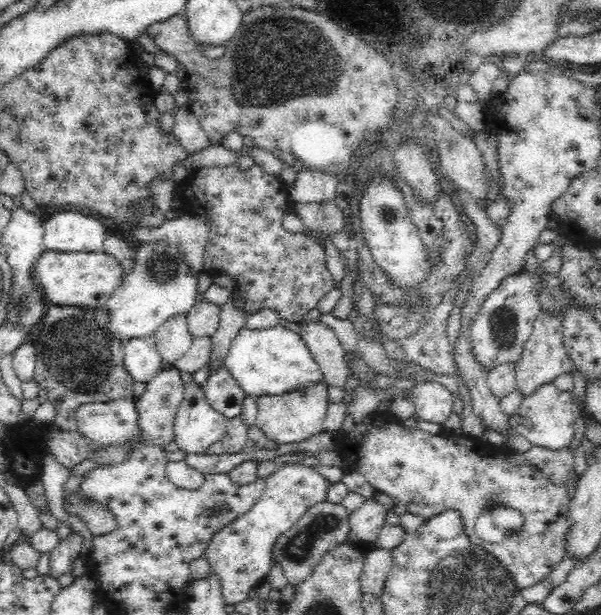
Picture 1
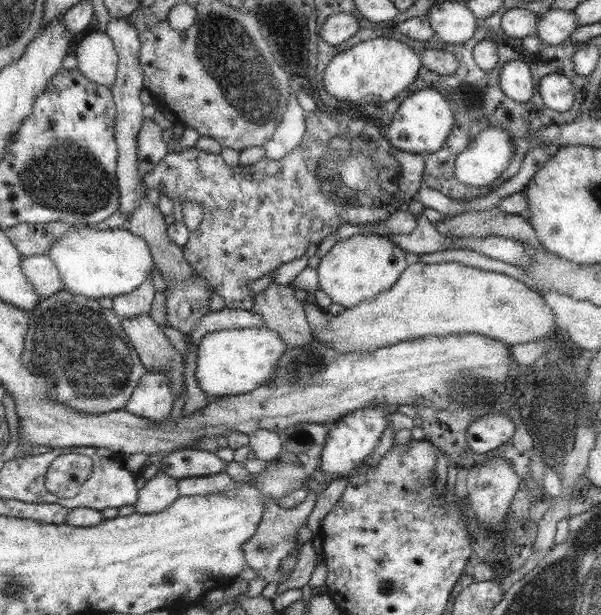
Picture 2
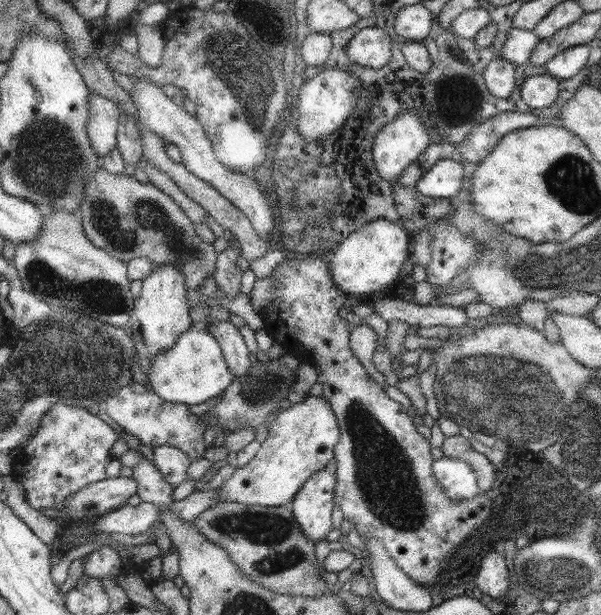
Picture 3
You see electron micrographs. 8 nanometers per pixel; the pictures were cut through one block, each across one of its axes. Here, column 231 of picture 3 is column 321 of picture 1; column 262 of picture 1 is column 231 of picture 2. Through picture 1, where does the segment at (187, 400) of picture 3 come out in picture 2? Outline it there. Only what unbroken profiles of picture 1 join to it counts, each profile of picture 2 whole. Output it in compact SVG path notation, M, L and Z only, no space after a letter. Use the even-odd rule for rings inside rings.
M261 328L223 329L201 337L196 345L195 379L210 399L243 395L267 384L285 350L279 333Z

